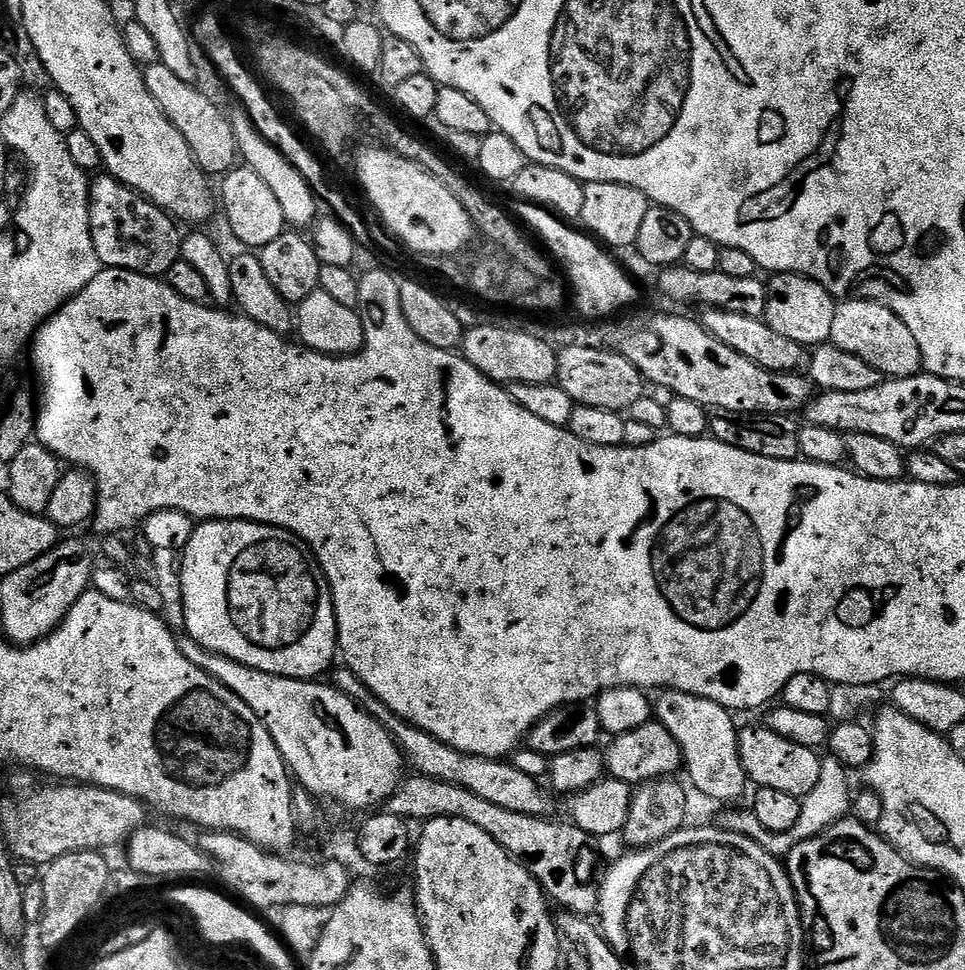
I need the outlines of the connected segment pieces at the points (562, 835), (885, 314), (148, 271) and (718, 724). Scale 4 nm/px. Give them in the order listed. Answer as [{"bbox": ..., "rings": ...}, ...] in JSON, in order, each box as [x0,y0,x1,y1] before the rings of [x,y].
[{"bbox":[390,774,602,916],"rings":[[[419,774],[413,777],[413,780],[405,779],[393,794],[390,810],[394,815],[409,822],[427,822],[447,816],[474,822],[478,830],[486,830],[498,846],[505,848],[539,882],[549,901],[556,903],[557,900],[561,909],[580,916],[588,916],[599,909],[602,884],[598,873],[601,868],[592,849],[594,840],[575,824],[558,824],[554,818],[514,814],[514,810],[502,810],[502,806],[494,806],[494,802],[486,802],[486,798],[470,794],[470,790],[462,790],[462,786],[450,786],[450,782],[431,780]]]},{"bbox":[831,298,921,374],"rings":[[[848,298],[837,303],[831,343],[850,354],[858,354],[862,362],[879,368],[885,374],[895,373],[892,371],[895,370],[896,363],[900,363],[904,370],[916,370],[921,367],[918,342],[914,342],[914,334],[906,330],[906,322],[902,322],[898,314],[874,300]]]},{"bbox":[90,174,182,277],"rings":[[[107,174],[100,175],[91,181],[90,195],[94,250],[98,250],[101,265],[104,268],[130,270],[143,276],[167,277],[170,266],[182,259],[182,232],[176,229],[177,221],[154,202],[139,196],[133,188],[127,188],[121,180]]]},{"bbox":[654,690,750,804],"rings":[[[664,690],[659,693],[660,697],[654,700],[654,716],[674,738],[680,747],[680,753],[684,756],[682,765],[683,771],[688,771],[688,776],[692,779],[692,784],[704,796],[709,796],[712,800],[721,800],[728,804],[731,800],[740,800],[744,796],[744,791],[750,788],[750,781],[746,770],[740,761],[740,733],[738,724],[735,724],[733,713],[727,708],[723,708],[718,702],[710,702],[701,696],[686,694],[685,692],[673,692]]]}]

